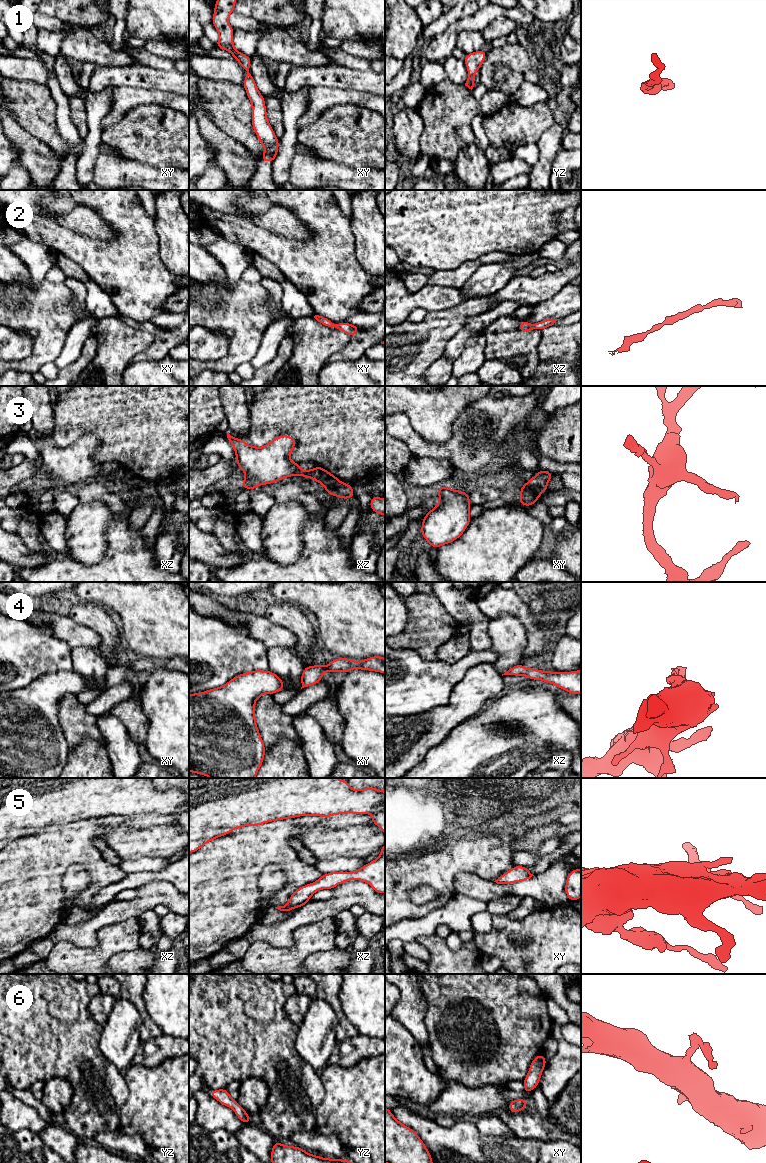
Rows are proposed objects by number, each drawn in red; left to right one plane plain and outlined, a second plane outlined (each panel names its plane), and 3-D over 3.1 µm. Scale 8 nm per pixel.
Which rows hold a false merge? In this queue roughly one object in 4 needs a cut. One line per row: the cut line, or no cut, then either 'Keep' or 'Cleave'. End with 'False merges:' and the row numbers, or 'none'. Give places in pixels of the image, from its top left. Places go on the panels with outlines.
1: No split. Keep
2: No split. Keep
3: Split along xy (525, 484), (539, 494). Cleave
4: No split. Keep
5: No split. Keep
6: No split. Keep
False merges: 3

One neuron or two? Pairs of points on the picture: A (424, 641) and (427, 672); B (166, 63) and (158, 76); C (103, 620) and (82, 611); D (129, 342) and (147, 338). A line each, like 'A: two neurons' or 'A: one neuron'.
A: two neurons
B: two neurons
C: one neuron
D: one neuron

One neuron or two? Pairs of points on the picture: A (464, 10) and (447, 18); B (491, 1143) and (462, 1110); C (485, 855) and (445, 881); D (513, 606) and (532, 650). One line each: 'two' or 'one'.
A: one
B: two
C: one
D: one

